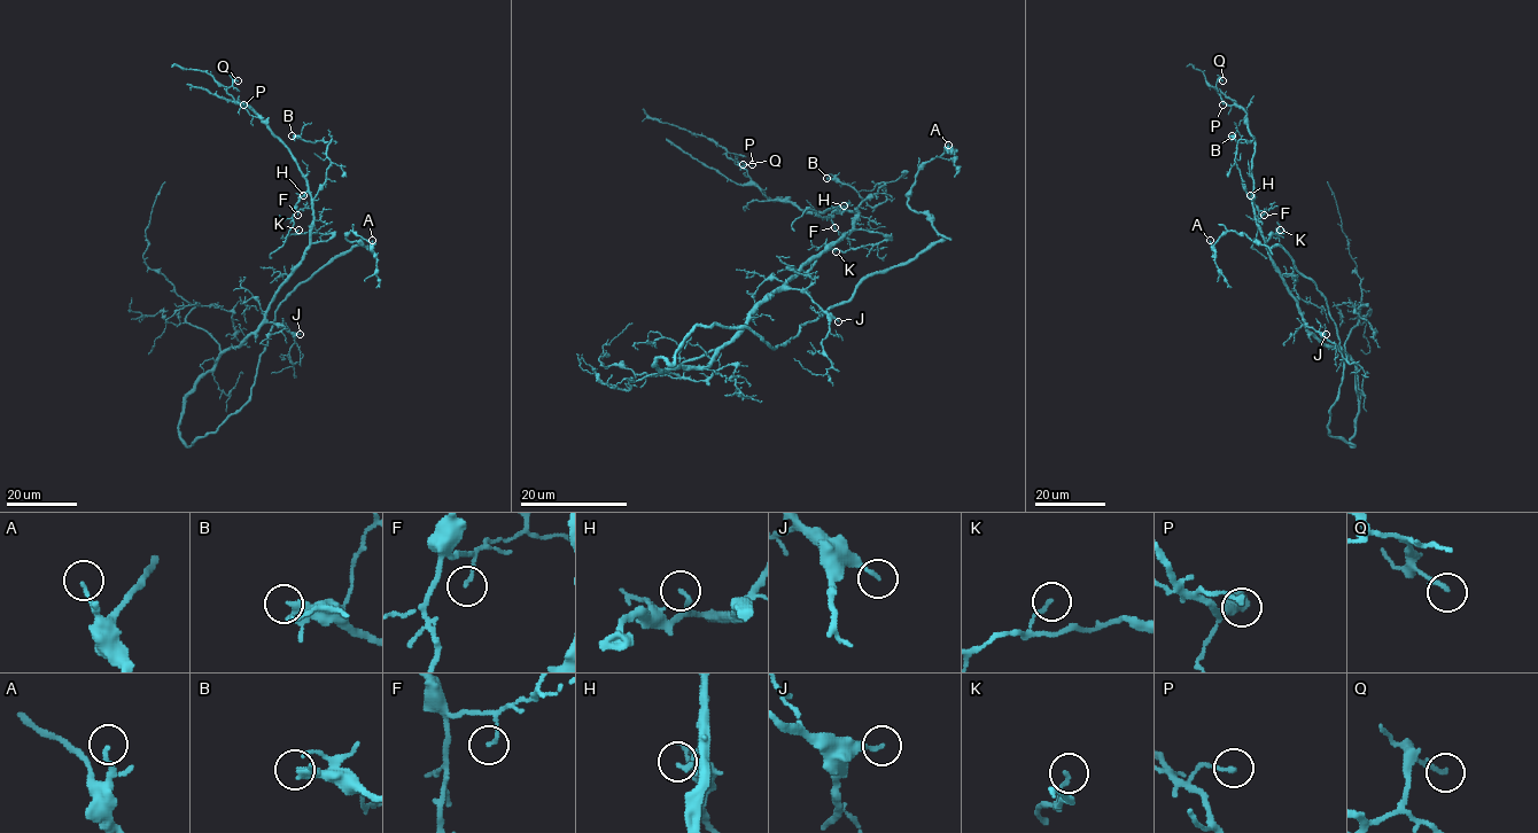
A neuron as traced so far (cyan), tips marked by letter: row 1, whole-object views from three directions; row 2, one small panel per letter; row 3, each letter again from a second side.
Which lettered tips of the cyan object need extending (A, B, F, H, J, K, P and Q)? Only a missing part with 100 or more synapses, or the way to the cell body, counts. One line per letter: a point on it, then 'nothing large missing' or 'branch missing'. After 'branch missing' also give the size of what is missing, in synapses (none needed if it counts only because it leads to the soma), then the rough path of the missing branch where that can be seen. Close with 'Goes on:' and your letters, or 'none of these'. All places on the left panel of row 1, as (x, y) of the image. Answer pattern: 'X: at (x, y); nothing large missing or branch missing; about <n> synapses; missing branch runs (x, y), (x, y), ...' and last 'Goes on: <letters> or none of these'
A: at (372, 240); nothing large missing
B: at (292, 135); nothing large missing
F: at (297, 215); nothing large missing
H: at (303, 195); nothing large missing
J: at (300, 334); nothing large missing
K: at (298, 230); nothing large missing
P: at (243, 104); nothing large missing
Q: at (238, 80); nothing large missing
Goes on: none of these

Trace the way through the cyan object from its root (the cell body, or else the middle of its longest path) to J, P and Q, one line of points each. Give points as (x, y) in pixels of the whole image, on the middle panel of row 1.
J: (662, 370), (704, 368), (747, 317), (783, 289), (804, 290), (838, 321)
P: (662, 370), (704, 368), (857, 218), (771, 201), (748, 174), (752, 164)
Q: (662, 370), (704, 368), (759, 305), (857, 218), (855, 210), (805, 212), (771, 201), (727, 154), (743, 164)

